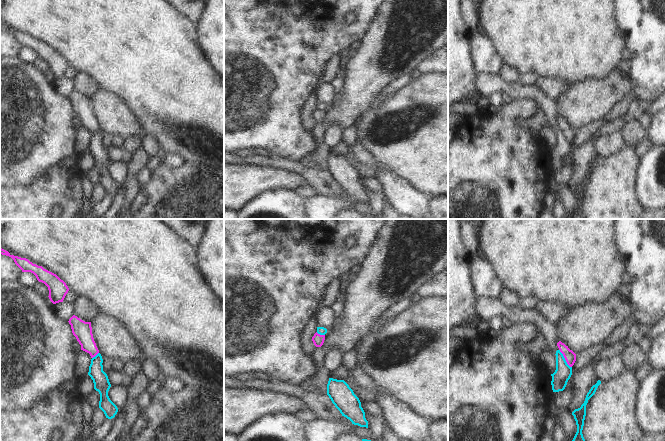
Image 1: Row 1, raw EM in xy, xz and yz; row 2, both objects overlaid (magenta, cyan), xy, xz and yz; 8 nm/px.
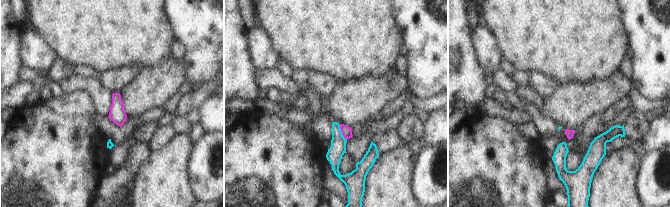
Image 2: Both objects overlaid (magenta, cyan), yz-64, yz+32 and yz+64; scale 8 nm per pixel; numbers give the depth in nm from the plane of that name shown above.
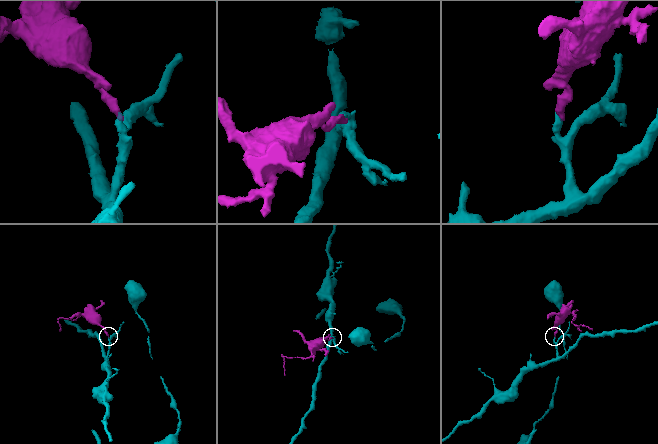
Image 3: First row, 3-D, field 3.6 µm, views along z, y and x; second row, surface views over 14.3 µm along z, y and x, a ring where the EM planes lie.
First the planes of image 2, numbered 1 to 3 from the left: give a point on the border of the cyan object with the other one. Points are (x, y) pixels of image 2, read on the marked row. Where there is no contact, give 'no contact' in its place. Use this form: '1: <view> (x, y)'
1: no contact
2: yz+32 (341, 131)
3: no contact

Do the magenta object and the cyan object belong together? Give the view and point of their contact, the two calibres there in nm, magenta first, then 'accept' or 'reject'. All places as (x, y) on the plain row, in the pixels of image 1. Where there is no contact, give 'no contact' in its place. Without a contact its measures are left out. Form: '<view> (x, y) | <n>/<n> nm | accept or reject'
yz (564, 133) | 90/140 nm | reject

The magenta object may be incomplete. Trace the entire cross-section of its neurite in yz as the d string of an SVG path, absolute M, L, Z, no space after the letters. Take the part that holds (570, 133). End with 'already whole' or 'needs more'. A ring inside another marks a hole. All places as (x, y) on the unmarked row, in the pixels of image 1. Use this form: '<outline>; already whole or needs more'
M559 117L557 119L557 122L560 126L560 128L563 130L567 140L572 143L576 137L576 130L568 124L564 119Z; already whole

